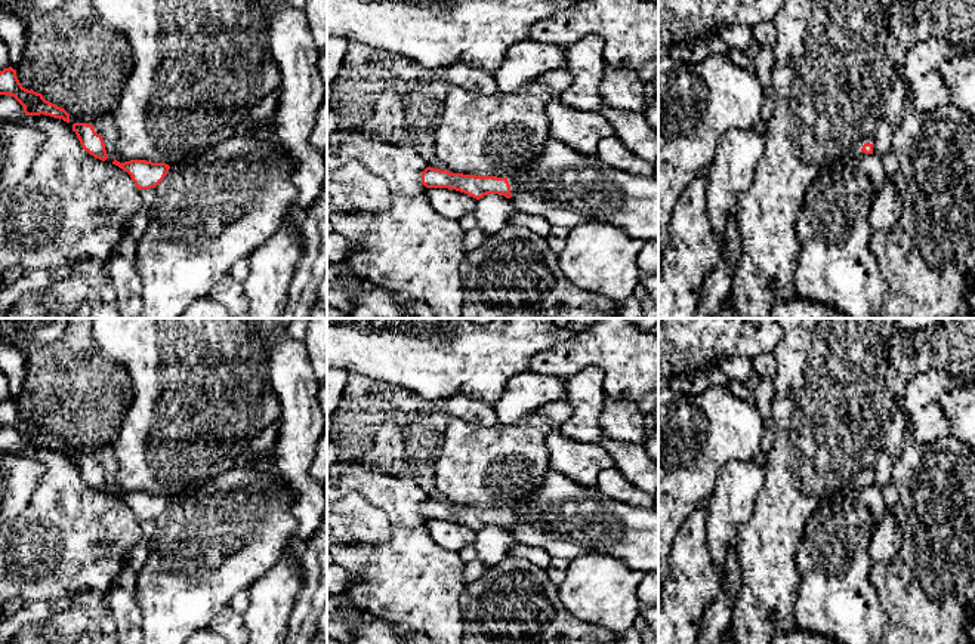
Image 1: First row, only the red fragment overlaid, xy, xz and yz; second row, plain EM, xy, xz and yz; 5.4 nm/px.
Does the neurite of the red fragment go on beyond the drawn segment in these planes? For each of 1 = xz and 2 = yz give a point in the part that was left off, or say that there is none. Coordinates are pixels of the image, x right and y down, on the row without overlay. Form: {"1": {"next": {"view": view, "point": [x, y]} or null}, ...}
{"1": {"next": {"view": "xz", "point": [514, 520]}}, "2": {"next": {"view": "yz", "point": [857, 480]}}}

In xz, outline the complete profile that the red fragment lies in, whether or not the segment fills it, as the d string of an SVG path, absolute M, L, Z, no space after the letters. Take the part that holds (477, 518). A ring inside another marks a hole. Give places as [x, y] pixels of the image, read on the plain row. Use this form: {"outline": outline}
{"outline": "M431 497L422 503L422 515L426 520L456 521L476 531L487 526L500 526L510 530L512 527L521 524L513 509L451 505Z"}

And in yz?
{"outline": "M867 468L863 472L854 477L852 486L854 489L866 489L874 484L874 469Z"}

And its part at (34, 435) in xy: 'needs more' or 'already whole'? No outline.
already whole

